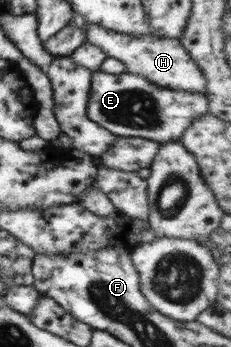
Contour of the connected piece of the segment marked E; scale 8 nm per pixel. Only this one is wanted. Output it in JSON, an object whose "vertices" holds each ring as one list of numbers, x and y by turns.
{"vertices":[[99,70,93,72,87,116,90,121,97,123,101,128,107,129,113,135,140,137,164,144,165,142,179,140,183,135,183,129,187,129,197,117,209,113,208,105,209,99,205,99,205,96,197,93,164,89,158,87,157,84,150,83,146,78,128,72,114,75]]}

